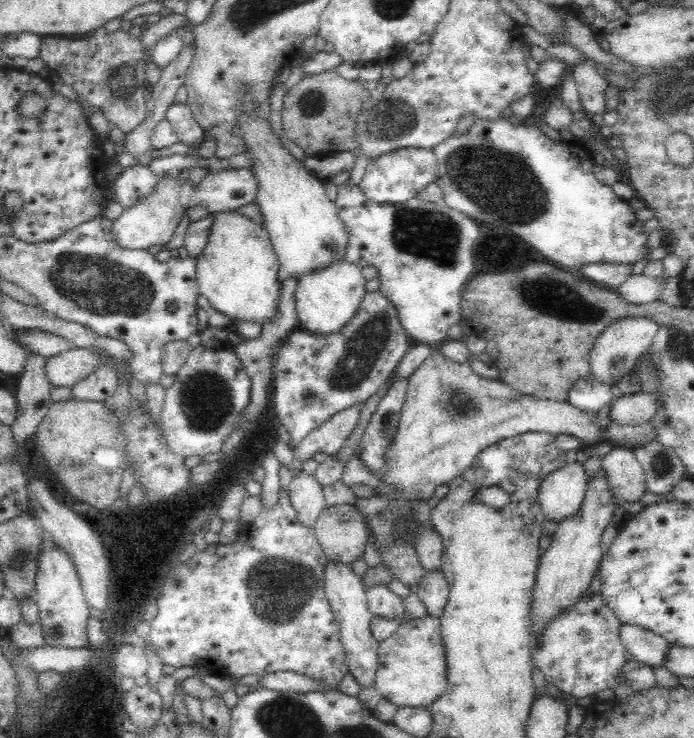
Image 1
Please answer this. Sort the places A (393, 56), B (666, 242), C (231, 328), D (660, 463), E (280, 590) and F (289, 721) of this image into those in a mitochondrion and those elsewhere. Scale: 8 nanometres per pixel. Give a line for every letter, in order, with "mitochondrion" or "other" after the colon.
A: other
B: other
C: other
D: mitochondrion
E: mitochondrion
F: mitochondrion

